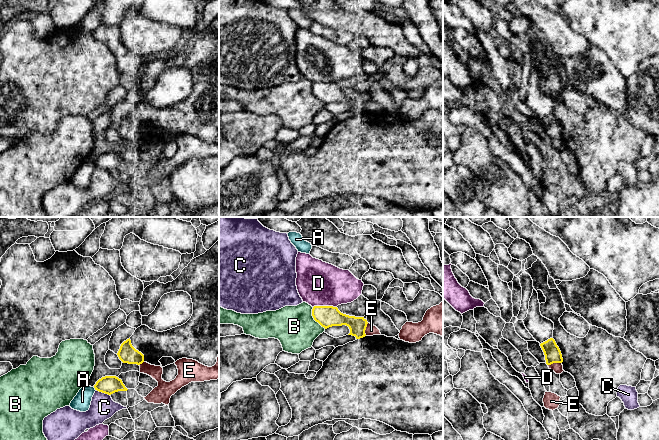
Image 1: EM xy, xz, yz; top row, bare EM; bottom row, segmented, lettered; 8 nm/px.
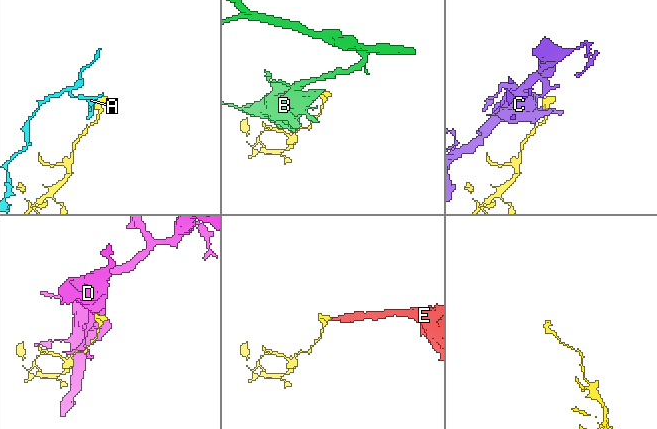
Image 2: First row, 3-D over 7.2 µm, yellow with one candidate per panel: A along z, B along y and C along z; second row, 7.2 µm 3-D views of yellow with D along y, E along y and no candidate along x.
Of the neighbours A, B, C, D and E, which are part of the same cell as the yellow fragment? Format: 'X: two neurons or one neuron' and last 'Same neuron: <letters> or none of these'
A: two neurons
B: two neurons
C: two neurons
D: two neurons
E: two neurons
Same neuron: none of these

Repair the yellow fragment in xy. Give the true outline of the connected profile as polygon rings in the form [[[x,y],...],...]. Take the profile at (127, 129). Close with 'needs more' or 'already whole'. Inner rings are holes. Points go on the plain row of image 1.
[[[130,114],[121,120],[117,131],[123,139],[140,141],[144,138],[144,131],[132,122]]]; already whole

